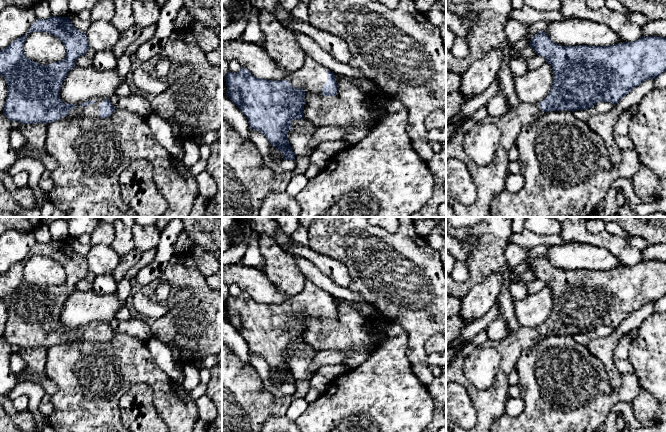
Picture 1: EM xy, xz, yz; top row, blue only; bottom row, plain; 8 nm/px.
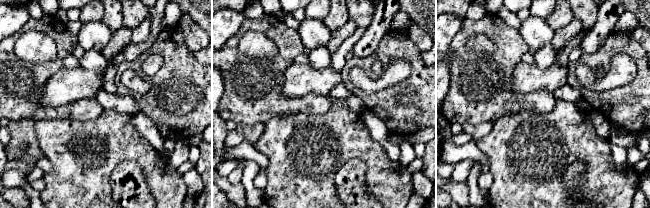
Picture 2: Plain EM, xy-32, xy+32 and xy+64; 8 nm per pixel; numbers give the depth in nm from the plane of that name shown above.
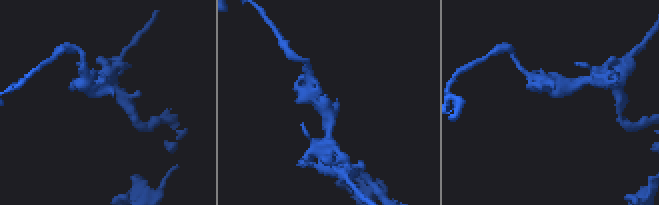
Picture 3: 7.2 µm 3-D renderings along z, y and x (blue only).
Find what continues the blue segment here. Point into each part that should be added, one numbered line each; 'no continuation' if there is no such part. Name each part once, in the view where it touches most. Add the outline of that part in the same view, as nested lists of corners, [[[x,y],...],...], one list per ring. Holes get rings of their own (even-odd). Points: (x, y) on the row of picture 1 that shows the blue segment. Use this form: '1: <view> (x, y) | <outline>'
1: xy (92, 110) | [[[95,97],[91,99],[91,101],[94,101],[94,104],[89,104],[86,107],[82,107],[80,104],[76,107],[70,110],[70,113],[67,116],[61,117],[61,119],[65,118],[73,118],[76,116],[86,116],[93,119],[99,119],[99,106],[102,104],[102,102],[105,100],[105,97]]]

